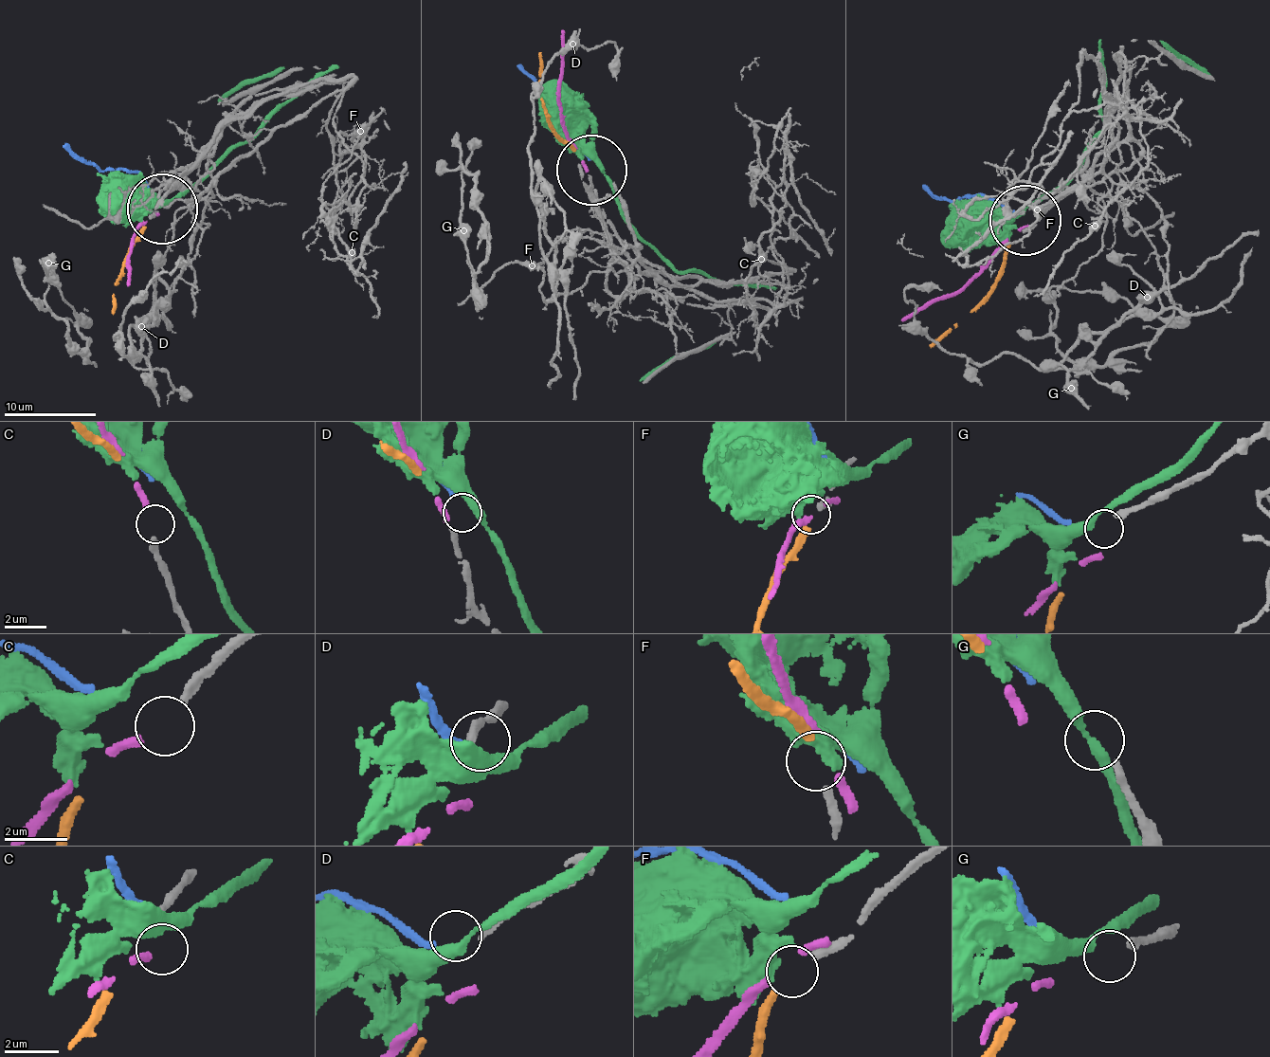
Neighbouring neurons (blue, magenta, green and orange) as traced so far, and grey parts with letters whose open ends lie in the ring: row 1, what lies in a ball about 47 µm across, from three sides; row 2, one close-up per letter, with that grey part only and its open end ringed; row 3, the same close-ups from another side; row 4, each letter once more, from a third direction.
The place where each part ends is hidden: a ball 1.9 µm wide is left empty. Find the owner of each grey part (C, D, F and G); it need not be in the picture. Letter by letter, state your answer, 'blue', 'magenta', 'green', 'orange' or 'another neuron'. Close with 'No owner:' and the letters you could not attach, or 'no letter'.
C: magenta
D: blue
F: orange
G: another neuron
No owner: G

